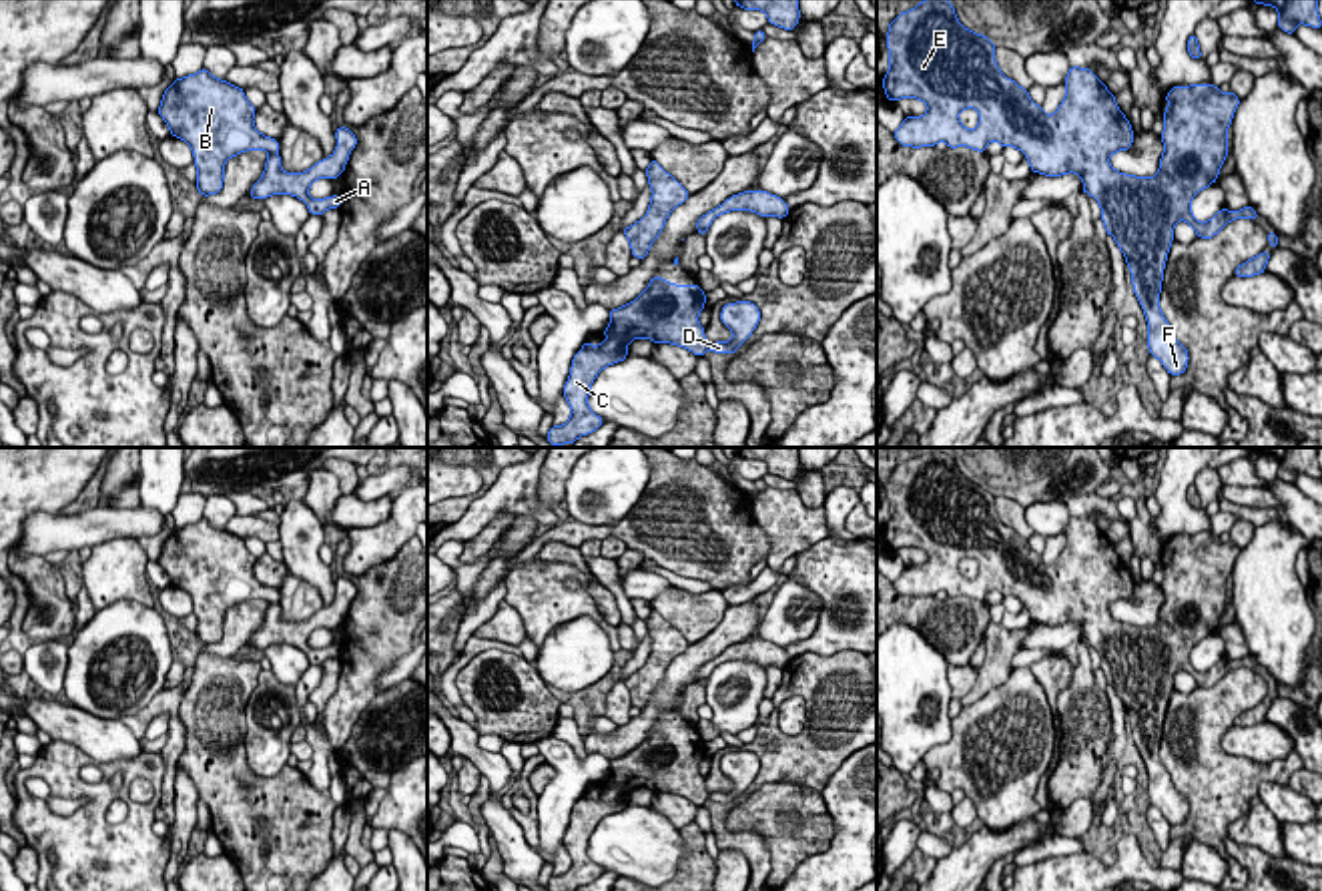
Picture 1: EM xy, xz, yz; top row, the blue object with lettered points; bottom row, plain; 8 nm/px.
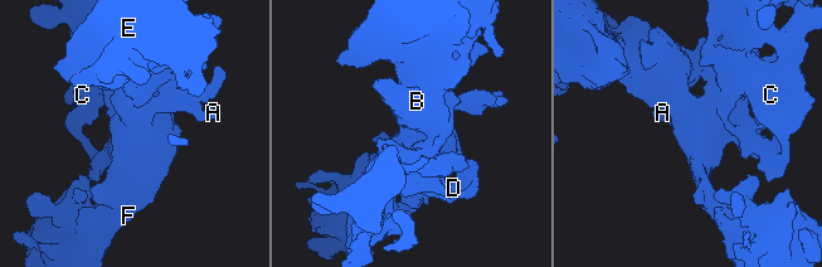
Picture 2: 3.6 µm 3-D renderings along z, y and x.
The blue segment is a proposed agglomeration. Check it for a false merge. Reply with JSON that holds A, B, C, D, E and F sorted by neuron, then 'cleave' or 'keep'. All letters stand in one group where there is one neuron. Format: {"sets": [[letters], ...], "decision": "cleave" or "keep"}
{"sets": [["A", "B", "C", "D", "E", "F"]], "decision": "keep"}

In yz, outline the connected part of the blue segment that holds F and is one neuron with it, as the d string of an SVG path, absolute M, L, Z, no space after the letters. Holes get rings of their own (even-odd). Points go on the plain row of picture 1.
M927 448L915 458L901 462L887 482L889 522L881 528L887 550L919 548L927 554L923 566L905 566L893 582L903 596L935 596L945 592L949 598L969 596L985 602L991 590L1001 596L1019 598L1031 622L1061 626L1075 622L1081 626L1081 640L1101 656L1105 682L1111 684L1125 706L1131 722L1133 742L1147 771L1147 799L1158 807L1170 825L1182 825L1188 817L1188 799L1174 787L1168 769L1160 759L1160 742L1170 694L1176 688L1174 676L1186 670L1200 688L1212 688L1234 668L1258 668L1248 654L1242 660L1218 660L1210 670L1200 672L1192 664L1192 648L1218 630L1220 616L1228 606L1228 576L1240 548L1230 540L1222 542L1210 534L1174 536L1166 544L1164 566L1164 604L1155 626L1135 626L1115 620L1109 606L1131 598L1133 580L1125 564L1115 554L1115 546L1089 520L1071 516L1065 526L1065 548L1053 564L1045 564L1029 548L1027 538L1007 528L995 510L995 494L983 484L967 480L947 448ZM975 558L979 574L969 580L961 574L959 562Z

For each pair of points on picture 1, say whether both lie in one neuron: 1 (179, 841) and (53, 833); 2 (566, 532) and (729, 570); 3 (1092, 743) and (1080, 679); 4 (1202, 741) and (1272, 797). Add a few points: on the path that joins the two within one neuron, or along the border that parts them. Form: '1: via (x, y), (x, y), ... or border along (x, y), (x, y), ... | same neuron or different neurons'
1: border along (171, 847), (163, 869) | different neurons
2: via (606, 532), (665, 526), (689, 550) | same neuron
3: via (1086, 727), (1082, 695) | same neuron
4: border along (1288, 783), (1264, 781), (1256, 795) | different neurons

